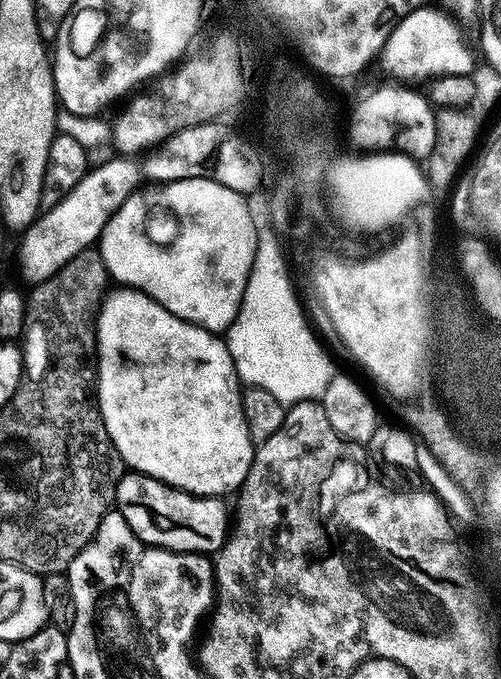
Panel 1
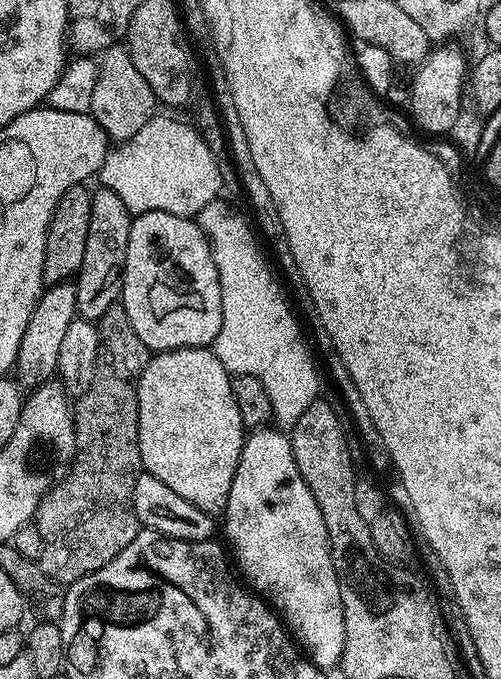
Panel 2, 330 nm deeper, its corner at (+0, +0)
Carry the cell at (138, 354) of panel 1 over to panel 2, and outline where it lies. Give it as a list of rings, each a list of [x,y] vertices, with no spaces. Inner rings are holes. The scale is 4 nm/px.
[[[211,347],[157,352],[149,359],[138,386],[138,426],[143,471],[158,478],[158,482],[166,482],[174,494],[186,498],[186,502],[198,506],[198,510],[209,514],[223,513],[234,474],[240,465],[246,429],[242,414],[238,414],[238,402],[234,402],[232,376]]]

